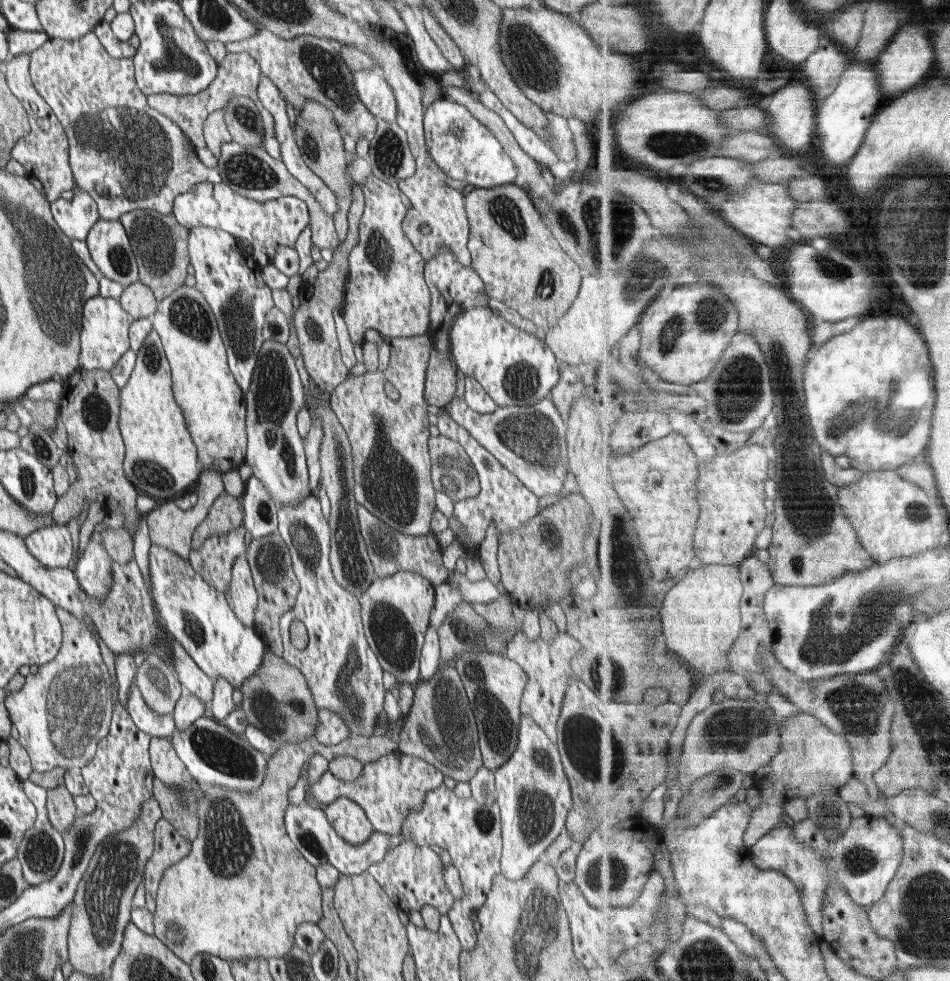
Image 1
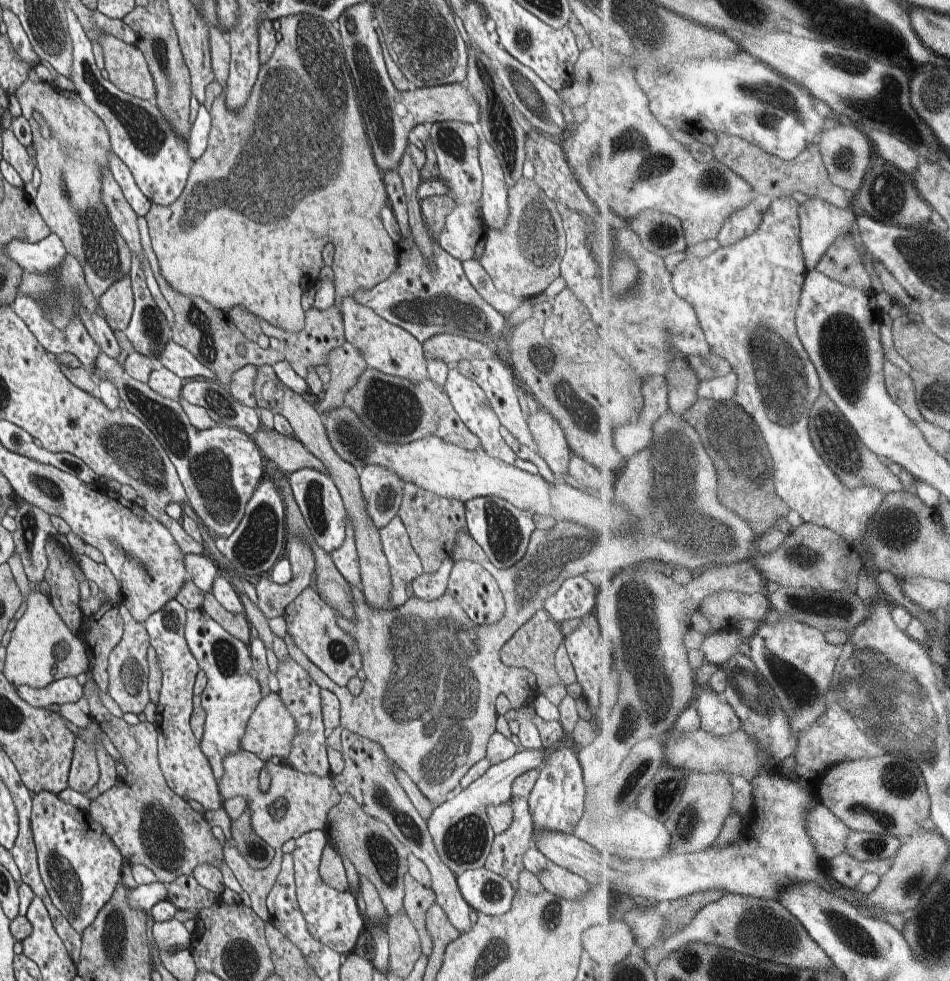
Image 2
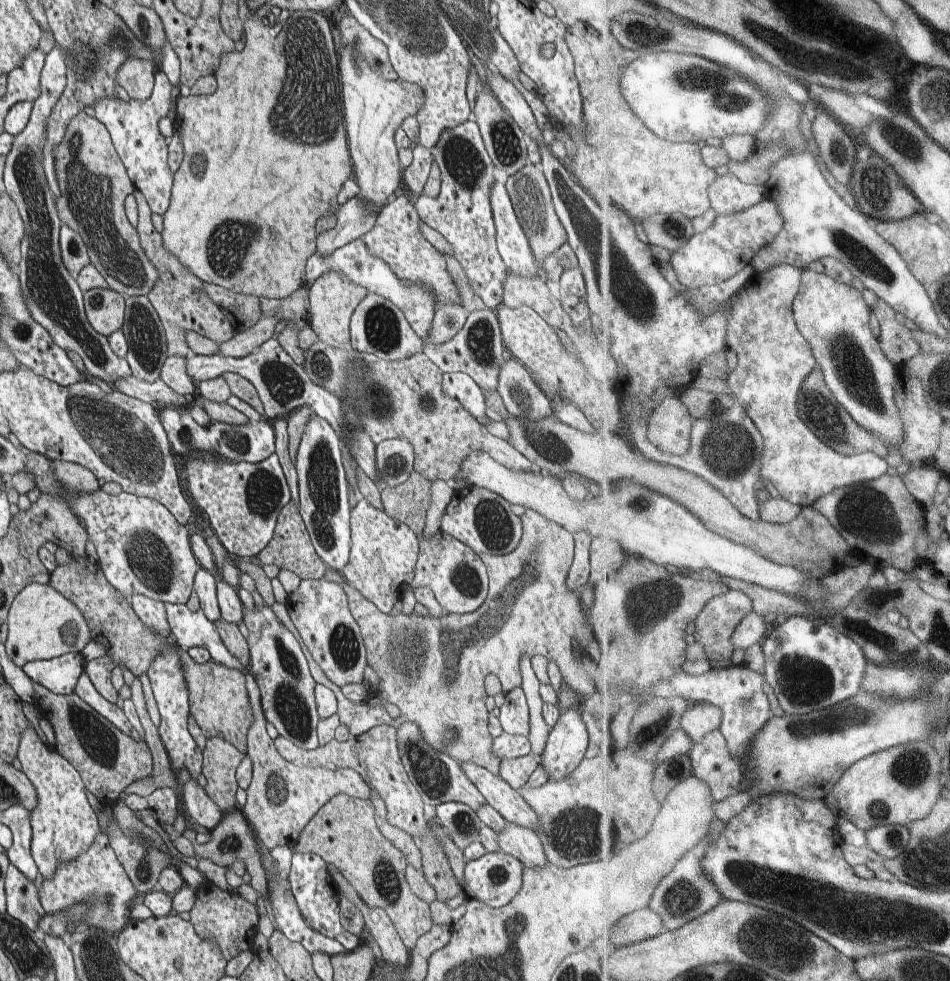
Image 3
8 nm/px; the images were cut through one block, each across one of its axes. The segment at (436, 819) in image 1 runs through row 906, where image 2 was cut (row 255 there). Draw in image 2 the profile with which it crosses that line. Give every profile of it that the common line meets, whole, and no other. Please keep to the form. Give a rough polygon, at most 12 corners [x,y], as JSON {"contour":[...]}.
{"contour":[[428,125],[454,202],[439,244],[460,262],[485,249],[480,131]]}

